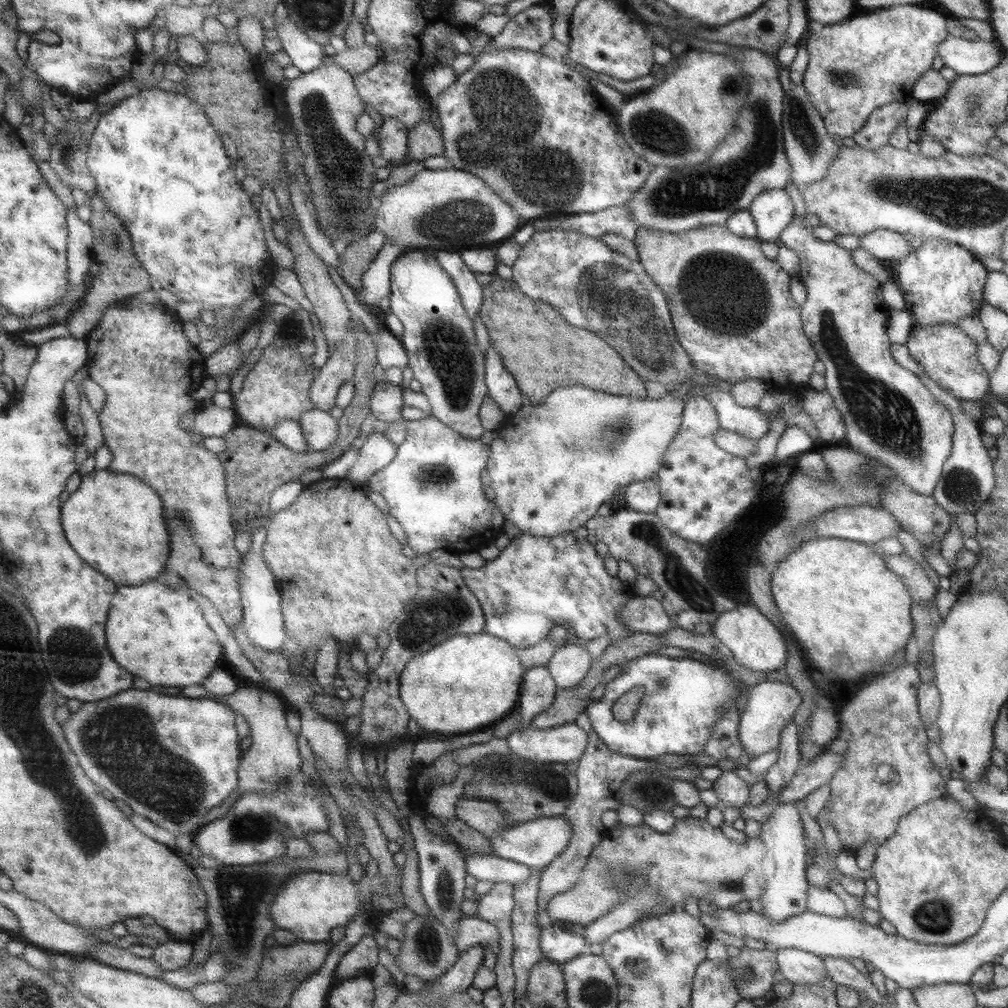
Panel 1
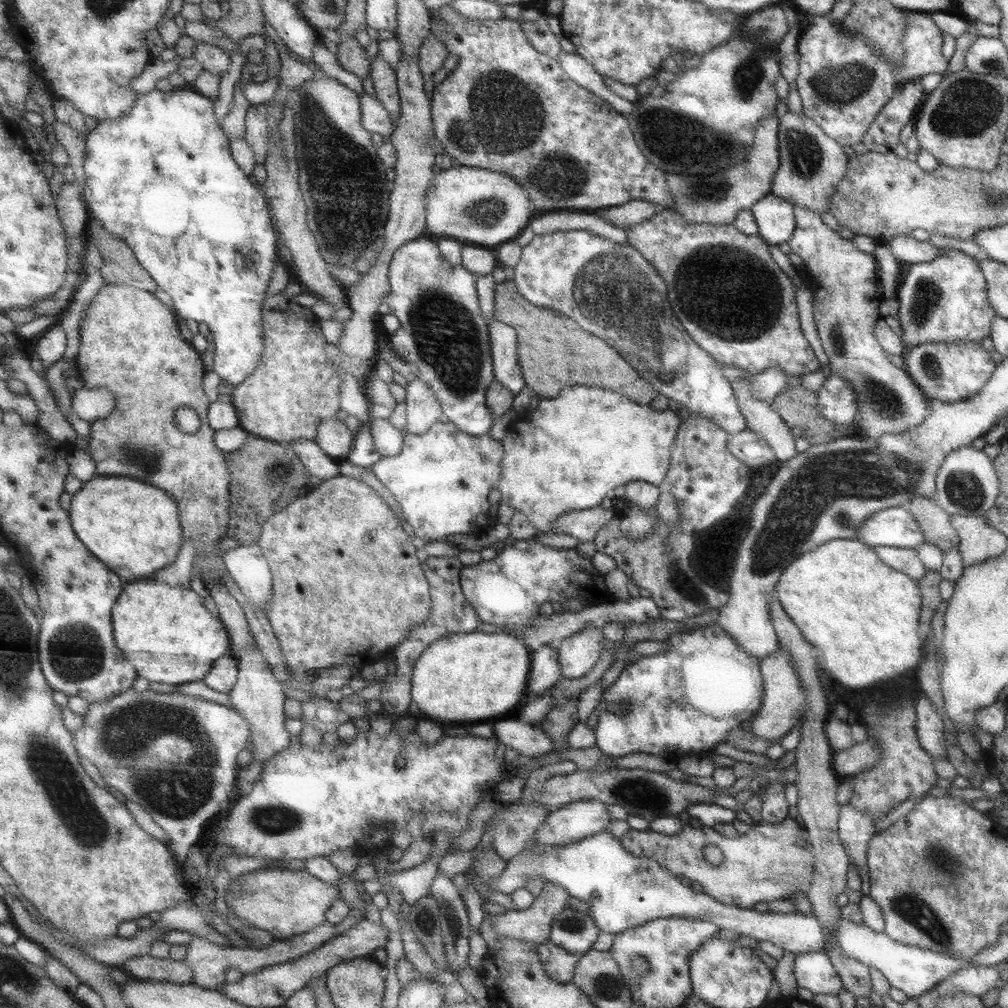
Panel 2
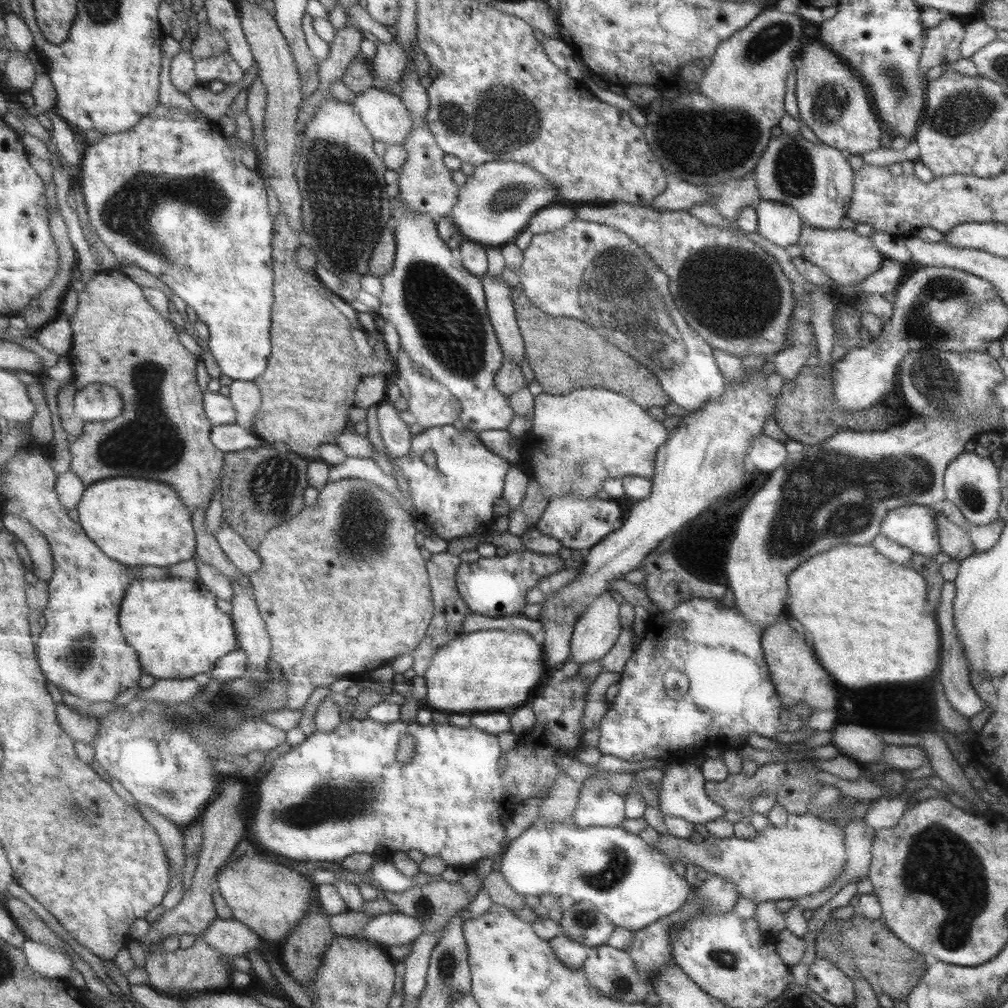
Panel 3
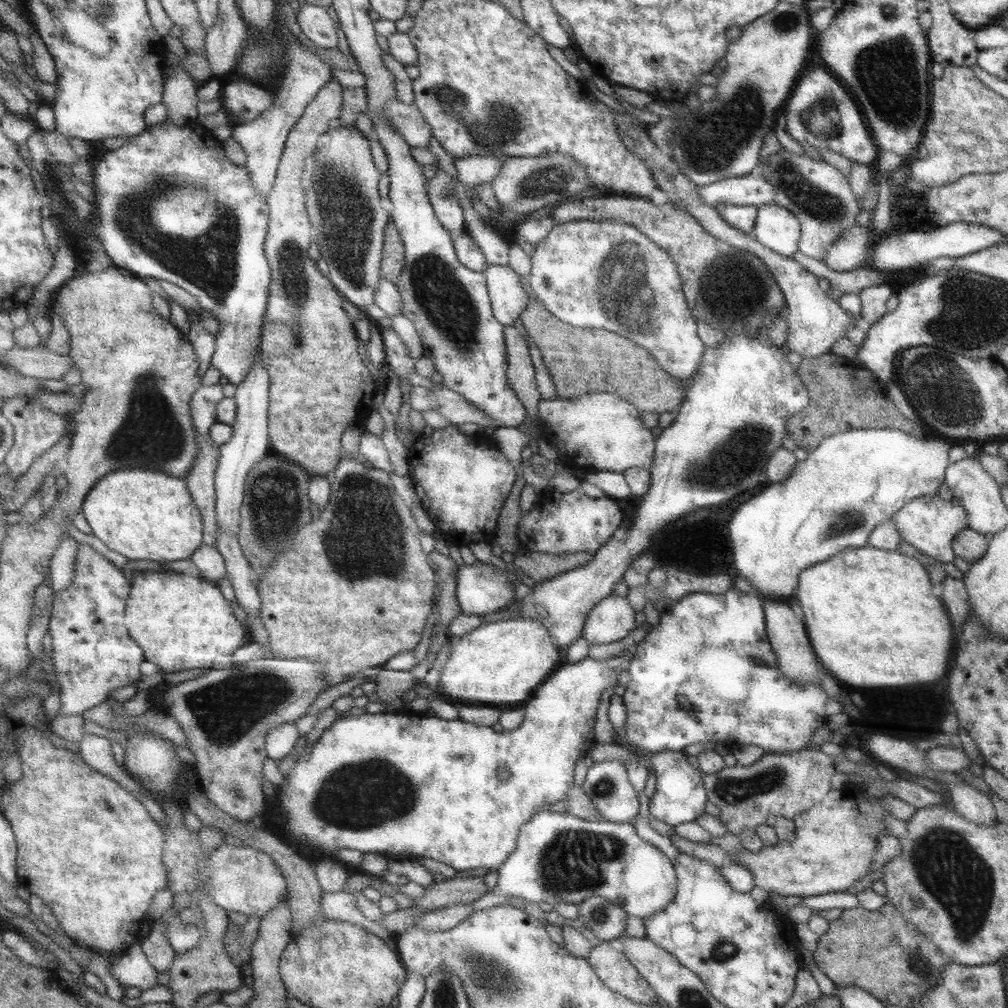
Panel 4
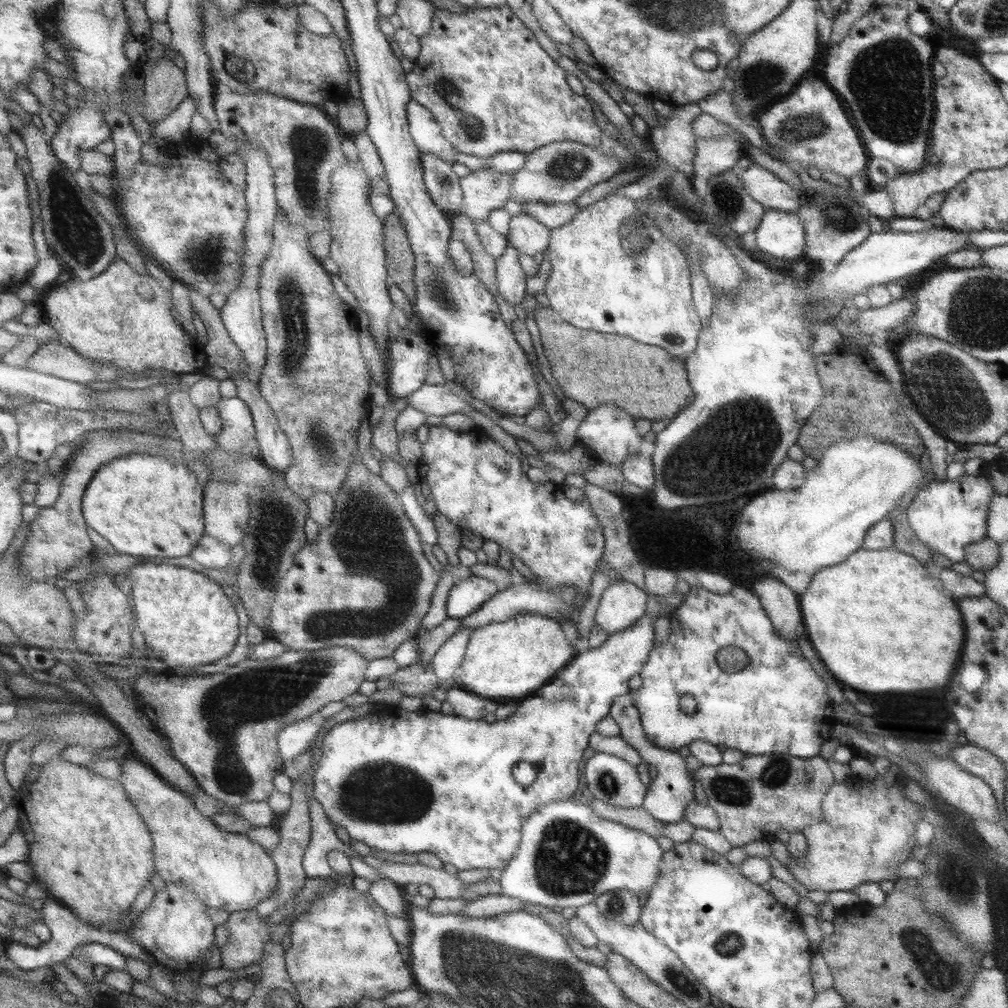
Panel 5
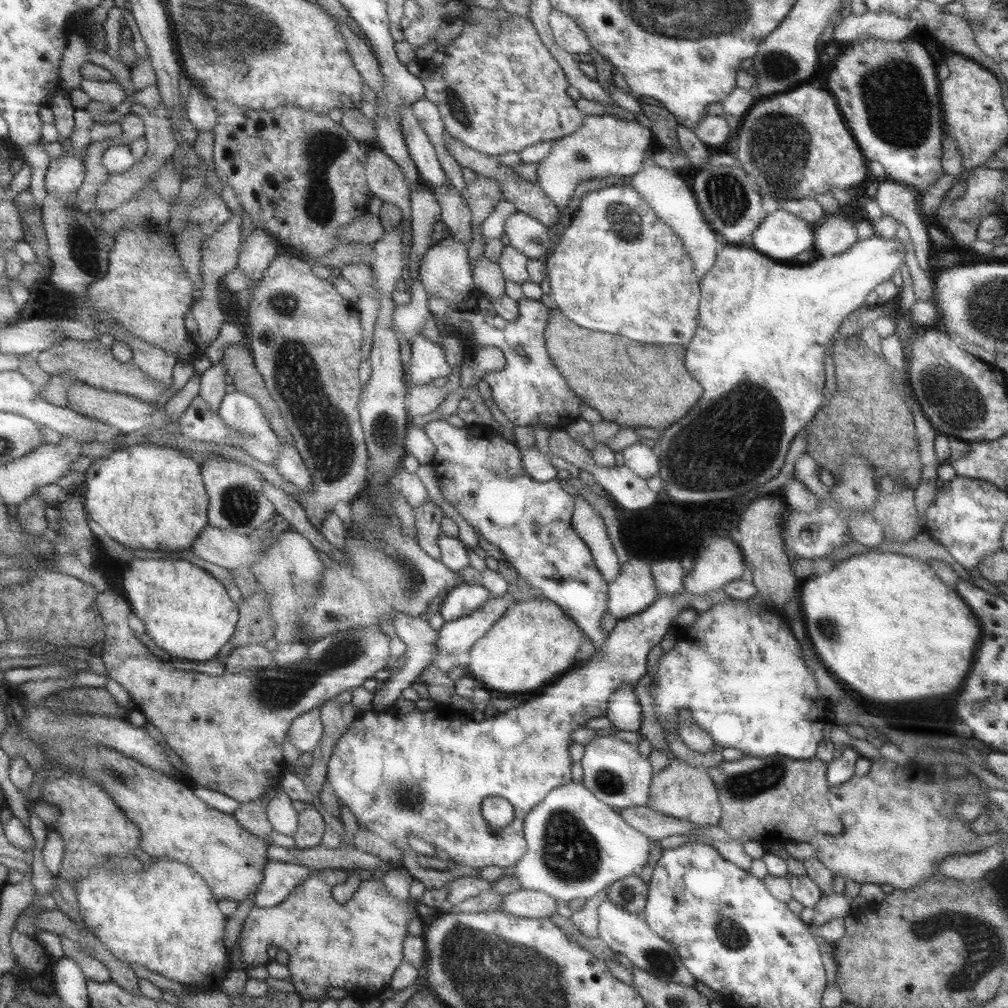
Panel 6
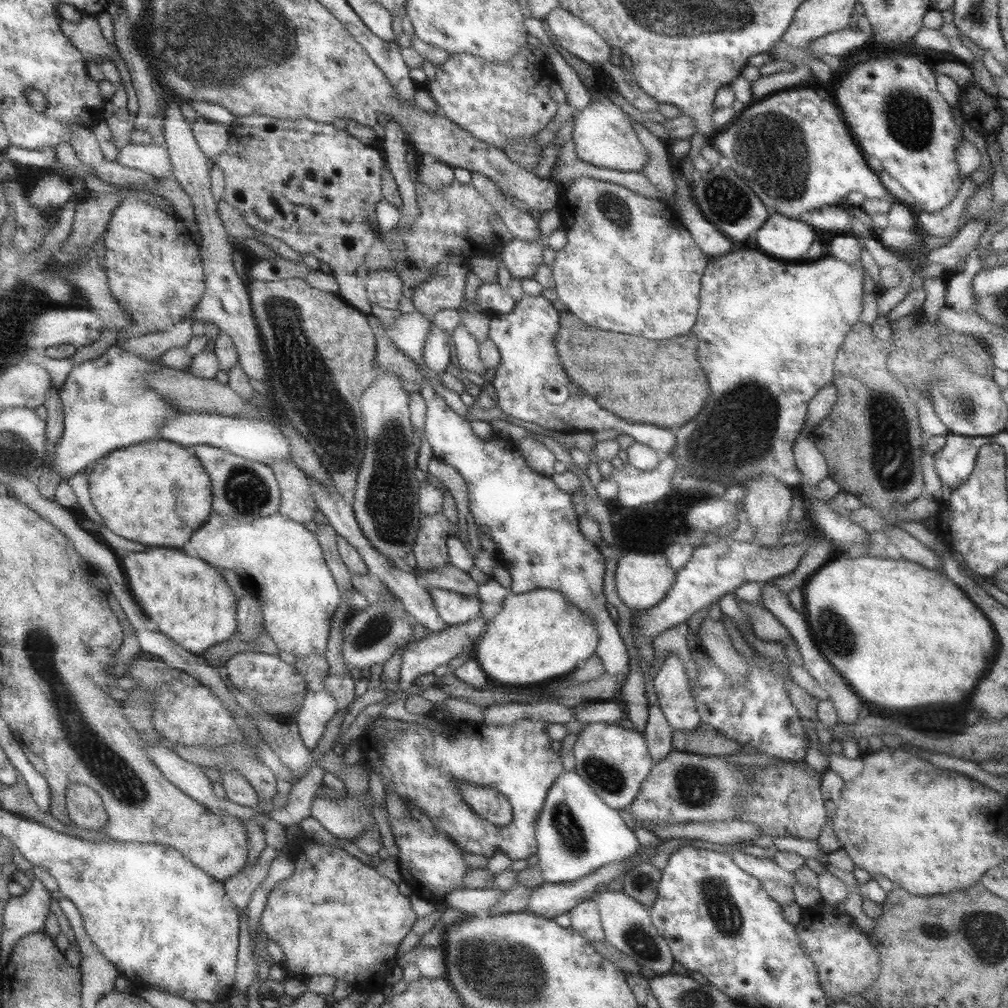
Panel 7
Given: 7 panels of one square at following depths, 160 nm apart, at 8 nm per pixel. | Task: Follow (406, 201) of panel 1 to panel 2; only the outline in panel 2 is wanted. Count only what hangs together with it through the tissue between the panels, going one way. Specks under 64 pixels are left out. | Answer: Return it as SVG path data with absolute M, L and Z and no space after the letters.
M462 164L444 169L442 173L437 174L435 189L428 197L429 215L426 234L436 238L456 237L467 244L484 247L498 246L516 240L536 215L535 210L531 208L531 198L528 197L526 190L522 189L519 182L505 172Z

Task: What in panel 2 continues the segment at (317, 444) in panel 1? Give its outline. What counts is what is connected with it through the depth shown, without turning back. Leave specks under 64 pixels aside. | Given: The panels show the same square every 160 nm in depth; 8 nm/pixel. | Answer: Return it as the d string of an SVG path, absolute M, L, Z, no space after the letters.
M333 418L332 420L325 420L320 427L320 436L317 438L318 444L323 446L323 449L330 456L336 457L339 460L345 460L348 456L351 455L351 452L354 450L357 435L348 428L346 421L338 418Z

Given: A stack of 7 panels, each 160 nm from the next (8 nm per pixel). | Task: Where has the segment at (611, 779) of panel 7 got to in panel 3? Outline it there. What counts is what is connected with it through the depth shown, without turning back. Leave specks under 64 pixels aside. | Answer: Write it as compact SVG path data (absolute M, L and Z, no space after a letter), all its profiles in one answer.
M585 779L573 818L568 820L578 828L588 826L621 827L626 820L625 796L600 779Z

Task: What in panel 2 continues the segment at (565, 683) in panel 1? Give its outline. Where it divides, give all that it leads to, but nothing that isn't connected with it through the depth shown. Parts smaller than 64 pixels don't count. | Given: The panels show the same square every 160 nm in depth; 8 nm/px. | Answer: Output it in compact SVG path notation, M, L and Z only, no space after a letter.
M584 628L564 638L558 648L563 678L580 679L599 663L603 628Z

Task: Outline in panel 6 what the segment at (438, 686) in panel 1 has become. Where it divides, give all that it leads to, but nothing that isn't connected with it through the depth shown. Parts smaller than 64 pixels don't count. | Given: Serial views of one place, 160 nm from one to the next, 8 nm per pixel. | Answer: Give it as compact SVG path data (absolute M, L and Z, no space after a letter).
M539 597L524 602L513 602L507 608L507 614L496 623L495 626L476 643L472 654L467 657L466 668L490 691L498 692L528 692L536 690L542 684L551 684L557 678L568 673L573 667L577 666L577 661L581 652L582 643L587 636L578 627L558 604L546 597Z

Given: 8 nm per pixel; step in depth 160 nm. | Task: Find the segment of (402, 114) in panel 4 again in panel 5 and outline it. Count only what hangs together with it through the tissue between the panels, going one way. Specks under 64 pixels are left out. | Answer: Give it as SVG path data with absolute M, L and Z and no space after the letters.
M416 100L409 105L408 110L411 134L424 154L435 154L453 165L458 162L460 149L454 143L450 143L450 140L446 140L443 128L436 120L434 112Z

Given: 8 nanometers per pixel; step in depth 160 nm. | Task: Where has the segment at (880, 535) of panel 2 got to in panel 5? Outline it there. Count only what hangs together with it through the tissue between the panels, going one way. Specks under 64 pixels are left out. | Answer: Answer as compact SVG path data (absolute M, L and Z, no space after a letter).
M962 475L954 480L932 480L925 484L912 499L905 512L916 538L933 552L952 560L952 563L966 560L964 547L972 542L987 538L989 506L997 490L983 475Z

